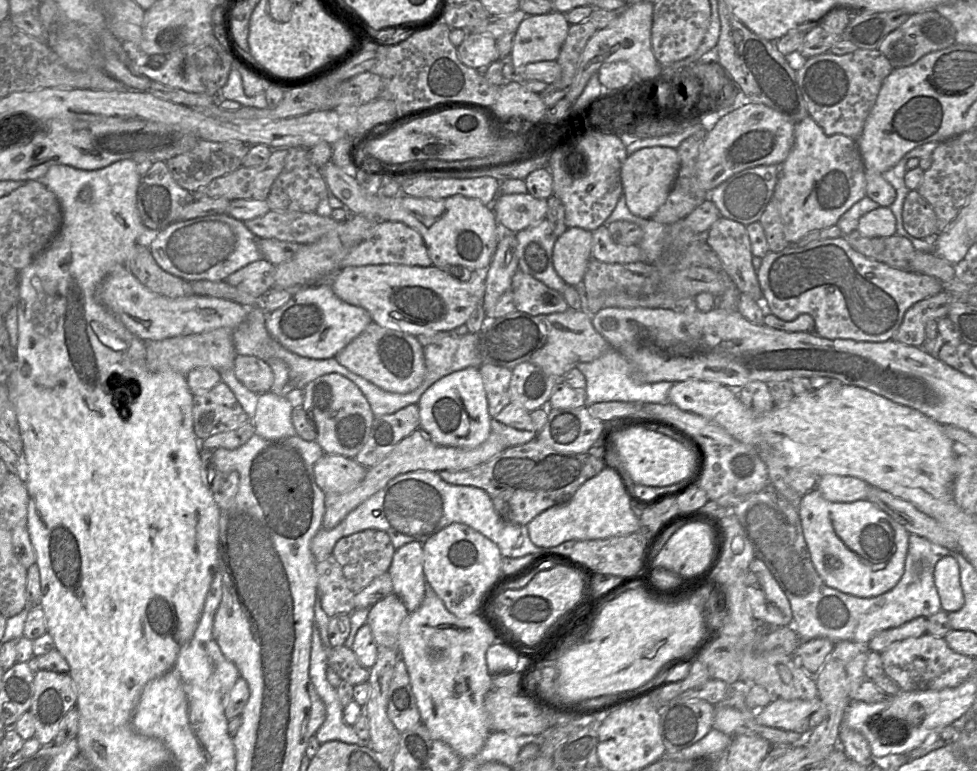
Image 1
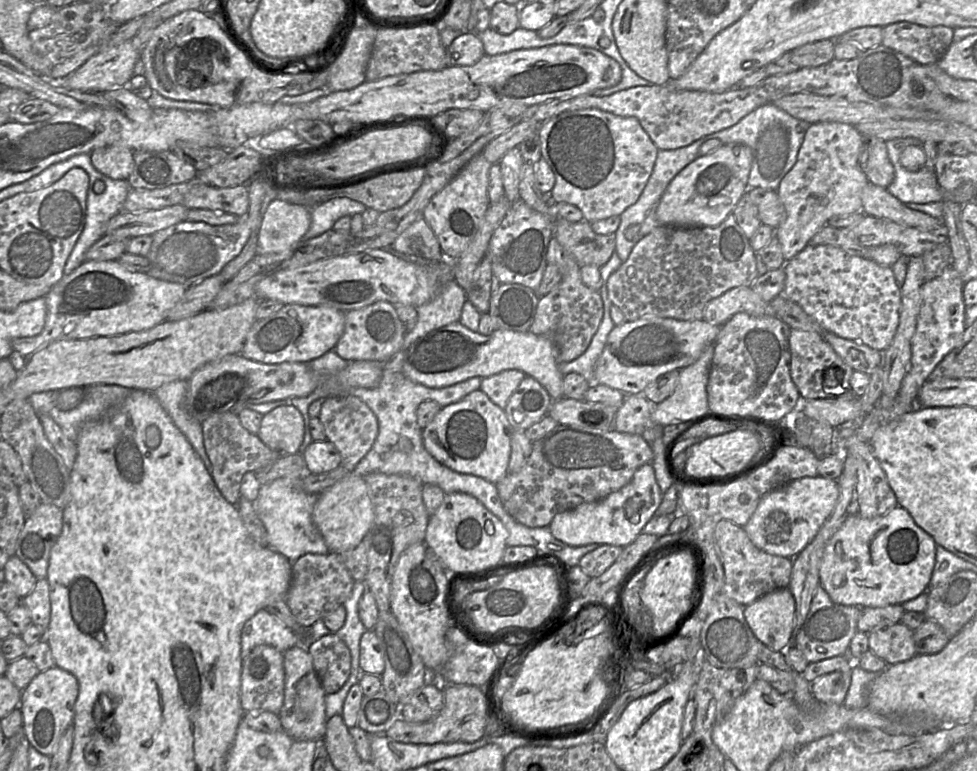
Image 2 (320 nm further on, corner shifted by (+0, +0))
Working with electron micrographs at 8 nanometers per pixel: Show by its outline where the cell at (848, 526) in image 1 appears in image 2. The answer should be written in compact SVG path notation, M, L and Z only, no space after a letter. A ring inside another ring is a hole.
M898 504L883 516L864 518L848 514L824 549L819 566L820 584L837 604L862 607L899 605L928 590L935 565L937 544L920 528L909 512Z

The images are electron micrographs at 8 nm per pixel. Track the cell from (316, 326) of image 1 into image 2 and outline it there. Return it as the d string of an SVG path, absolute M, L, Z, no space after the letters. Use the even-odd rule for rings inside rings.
M286 304L267 318L256 320L240 354L264 364L309 363L332 351L344 331L345 312L327 306Z

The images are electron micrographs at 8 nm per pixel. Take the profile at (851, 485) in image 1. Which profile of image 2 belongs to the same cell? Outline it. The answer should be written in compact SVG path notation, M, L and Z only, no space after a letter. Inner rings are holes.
M821 476L794 480L761 496L755 512L743 528L758 549L776 556L794 558L832 514L838 496L837 480Z

